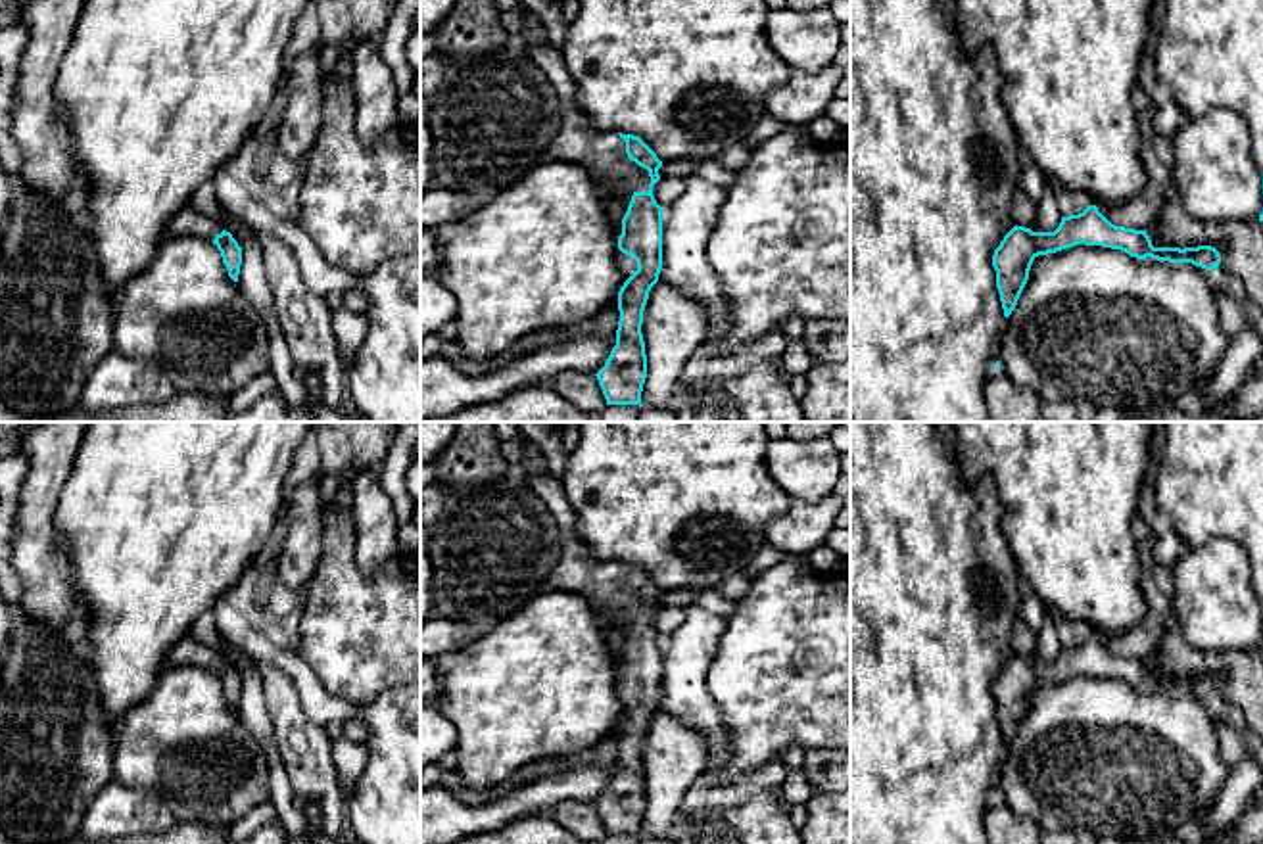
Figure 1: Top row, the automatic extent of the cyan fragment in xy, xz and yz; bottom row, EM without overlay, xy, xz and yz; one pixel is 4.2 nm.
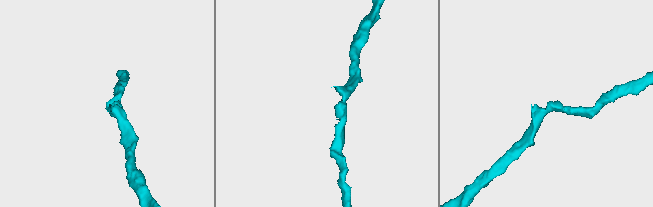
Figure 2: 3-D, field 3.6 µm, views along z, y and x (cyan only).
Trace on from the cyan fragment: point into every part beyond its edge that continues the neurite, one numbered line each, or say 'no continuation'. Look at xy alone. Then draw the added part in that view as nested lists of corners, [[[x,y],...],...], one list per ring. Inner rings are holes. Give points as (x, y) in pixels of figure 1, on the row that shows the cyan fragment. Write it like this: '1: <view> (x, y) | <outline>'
1: xy (187, 223) | [[[186,207],[173,217],[171,224],[165,230],[165,236],[180,234],[180,236],[200,236],[200,238],[215,240],[215,236],[221,234],[223,230],[225,226],[221,223],[198,215],[190,207]]]

